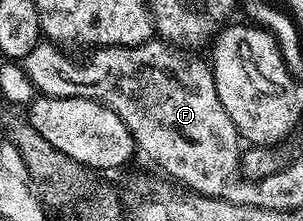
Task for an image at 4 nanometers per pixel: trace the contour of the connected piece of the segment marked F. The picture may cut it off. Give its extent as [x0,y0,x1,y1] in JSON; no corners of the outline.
[22,38,242,187]

